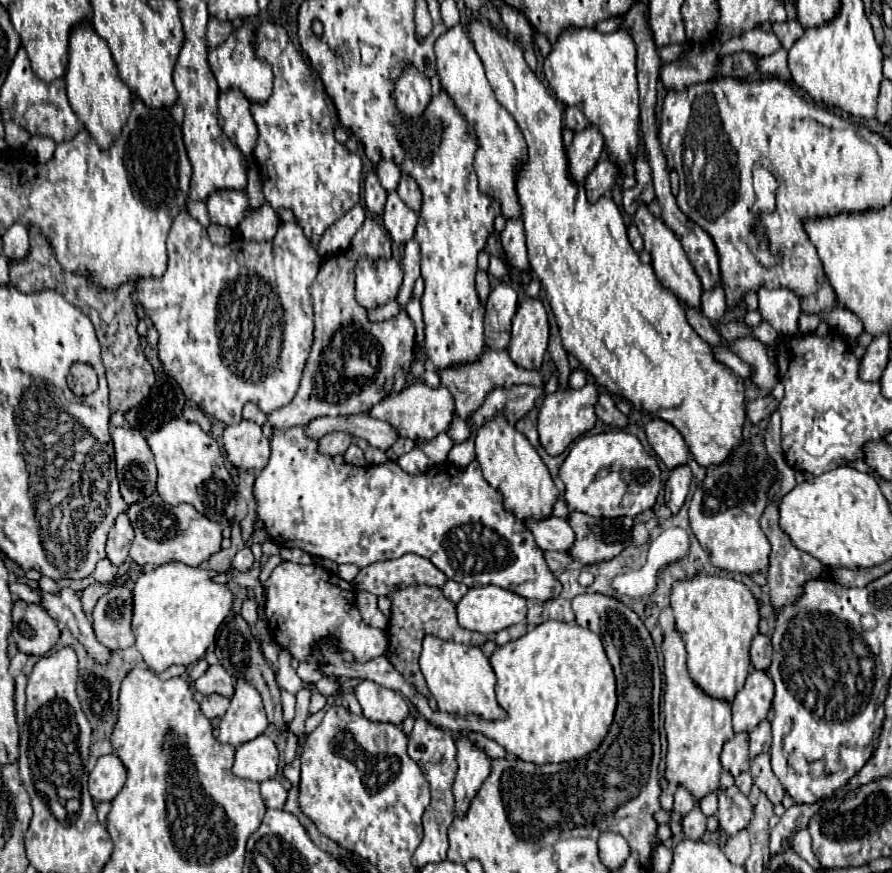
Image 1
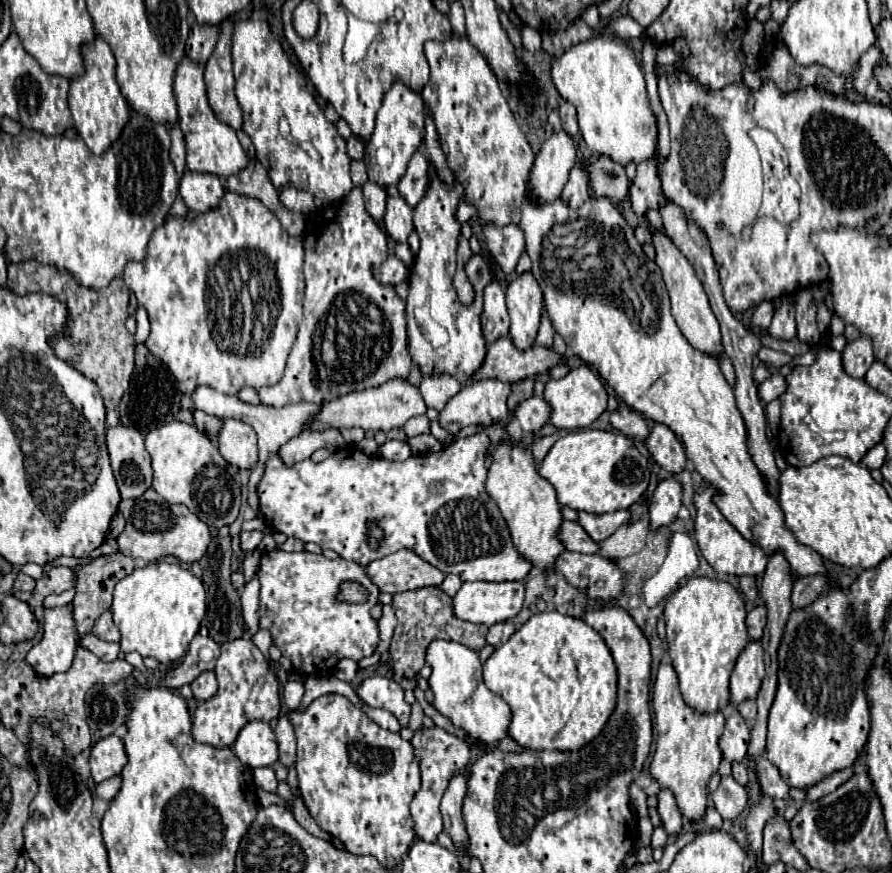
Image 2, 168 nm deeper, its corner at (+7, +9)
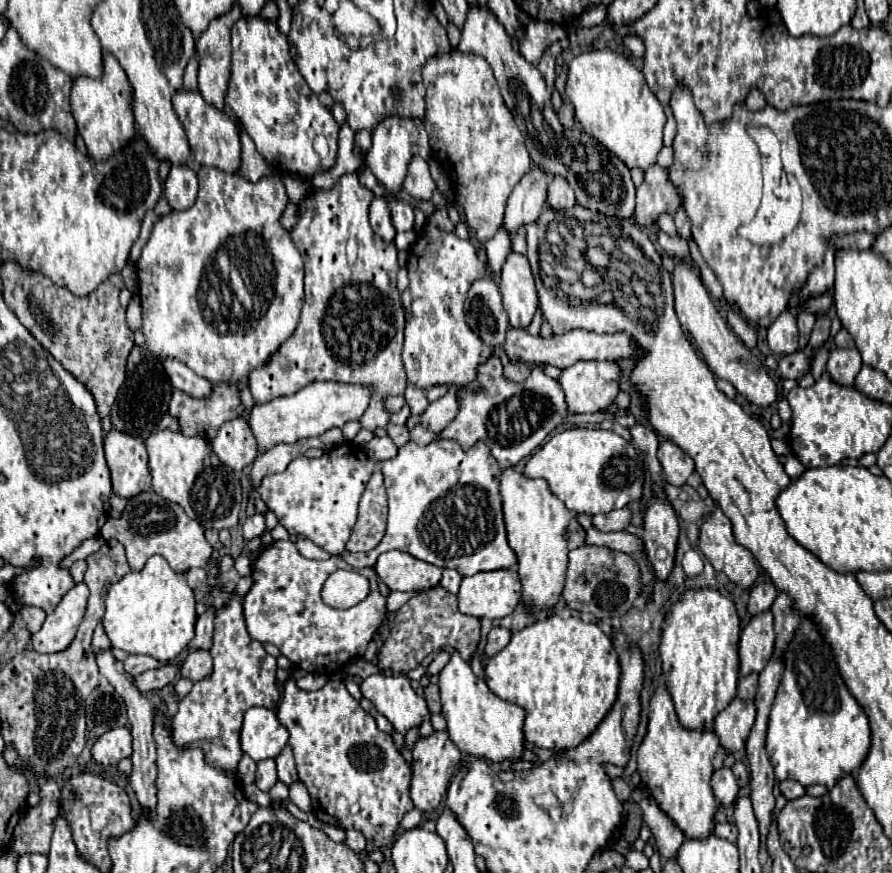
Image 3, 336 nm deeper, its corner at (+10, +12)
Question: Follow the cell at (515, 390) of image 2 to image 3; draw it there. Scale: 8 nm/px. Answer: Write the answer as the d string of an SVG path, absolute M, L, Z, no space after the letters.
M508 362L504 366L504 376L506 376L506 380L522 382L522 380L526 380L526 376L530 376L530 366L522 364L522 362Z

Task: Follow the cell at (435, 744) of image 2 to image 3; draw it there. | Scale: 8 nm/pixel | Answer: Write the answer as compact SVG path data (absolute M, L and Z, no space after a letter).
M434 732L428 738L418 738L418 742L412 748L412 768L414 768L414 778L412 778L412 786L410 786L410 798L414 802L414 808L418 808L422 814L432 814L440 802L442 796L448 790L448 784L462 760L462 754L458 750L458 746L450 740L448 732Z

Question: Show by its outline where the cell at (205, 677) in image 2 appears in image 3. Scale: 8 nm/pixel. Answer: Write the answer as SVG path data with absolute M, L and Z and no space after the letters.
M196 650L188 654L188 658L180 668L182 678L188 678L192 682L204 680L206 676L210 676L210 672L212 672L212 658L210 658L210 652L206 650Z

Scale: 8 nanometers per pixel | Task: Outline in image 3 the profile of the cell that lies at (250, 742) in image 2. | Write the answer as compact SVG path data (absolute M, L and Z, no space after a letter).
M250 708L244 714L240 746L242 752L248 754L254 762L276 758L286 742L288 742L288 732L278 722L274 710Z

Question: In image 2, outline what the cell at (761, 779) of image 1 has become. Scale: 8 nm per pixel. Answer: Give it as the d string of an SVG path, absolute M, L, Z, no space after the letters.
M765 753L761 755L761 759L757 759L757 779L761 785L761 791L765 795L769 795L771 799L787 799L789 797L789 785L781 779L777 767L773 767L773 763L769 763L769 759L765 757Z

